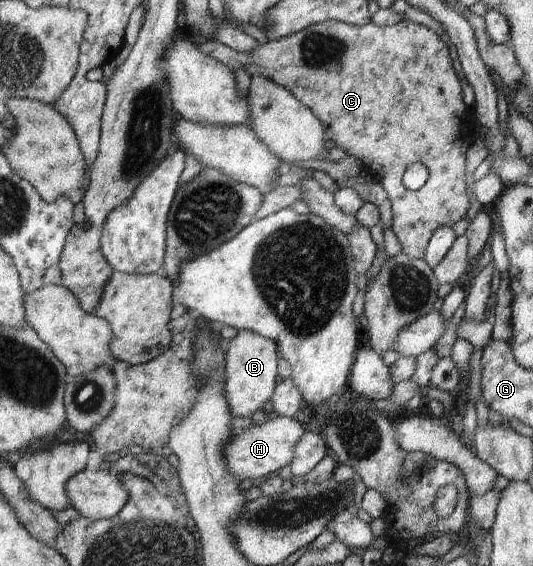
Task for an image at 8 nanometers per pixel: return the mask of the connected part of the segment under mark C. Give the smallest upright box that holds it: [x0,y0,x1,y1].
[196,19,476,258]

